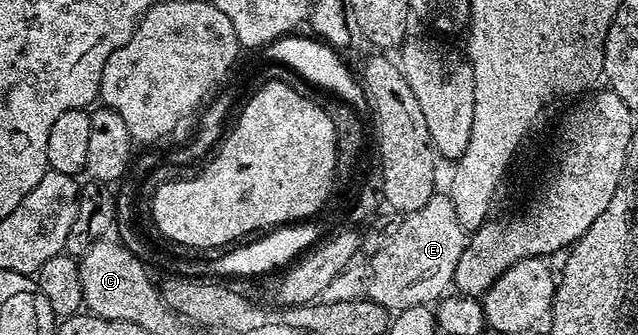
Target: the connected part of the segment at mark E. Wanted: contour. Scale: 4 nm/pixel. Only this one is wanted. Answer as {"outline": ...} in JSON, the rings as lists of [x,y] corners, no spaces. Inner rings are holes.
{"outline":[[[435,192],[424,208],[405,215],[394,235],[379,248],[370,262],[370,275],[365,275],[365,297],[390,312],[413,306],[437,303],[451,289],[456,264],[468,241],[467,231],[456,220],[452,200]]]}

